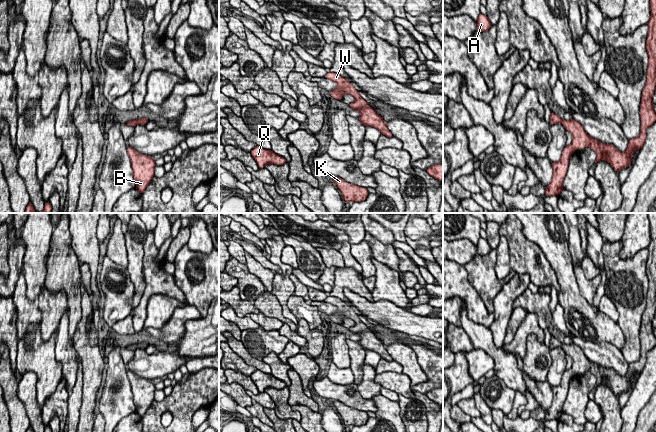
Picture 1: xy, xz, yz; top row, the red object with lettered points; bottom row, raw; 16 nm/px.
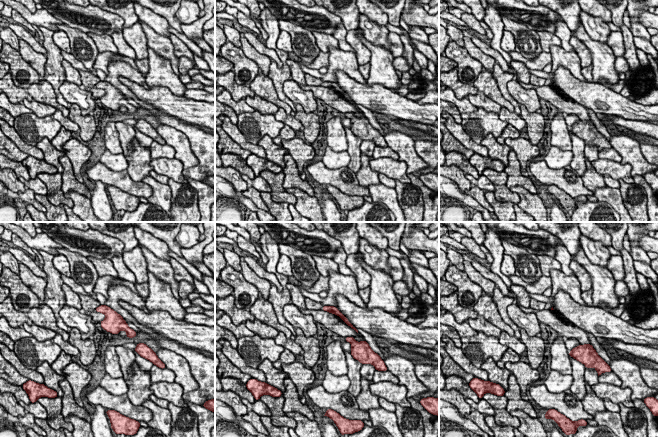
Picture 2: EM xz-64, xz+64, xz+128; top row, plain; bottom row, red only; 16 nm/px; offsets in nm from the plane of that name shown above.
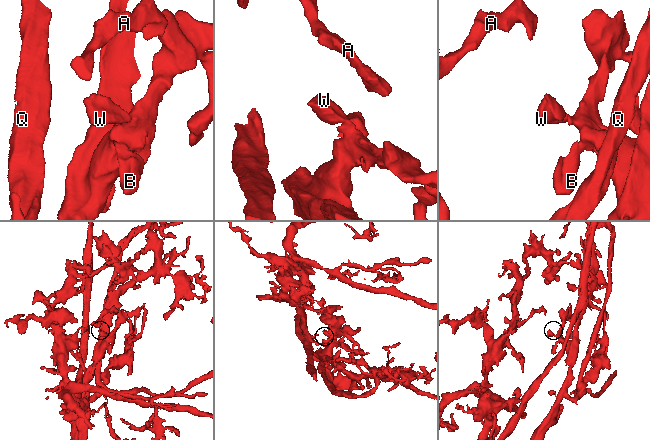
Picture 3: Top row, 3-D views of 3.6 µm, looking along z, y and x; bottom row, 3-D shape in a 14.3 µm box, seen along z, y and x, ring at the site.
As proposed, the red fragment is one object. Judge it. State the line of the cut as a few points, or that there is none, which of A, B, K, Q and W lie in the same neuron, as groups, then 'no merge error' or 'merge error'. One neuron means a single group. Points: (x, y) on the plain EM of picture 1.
no cut | A B K Q W | no merge error

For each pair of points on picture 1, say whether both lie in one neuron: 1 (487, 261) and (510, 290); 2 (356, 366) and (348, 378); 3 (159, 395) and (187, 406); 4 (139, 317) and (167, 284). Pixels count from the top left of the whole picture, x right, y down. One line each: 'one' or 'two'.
1: two
2: two
3: two
4: one

